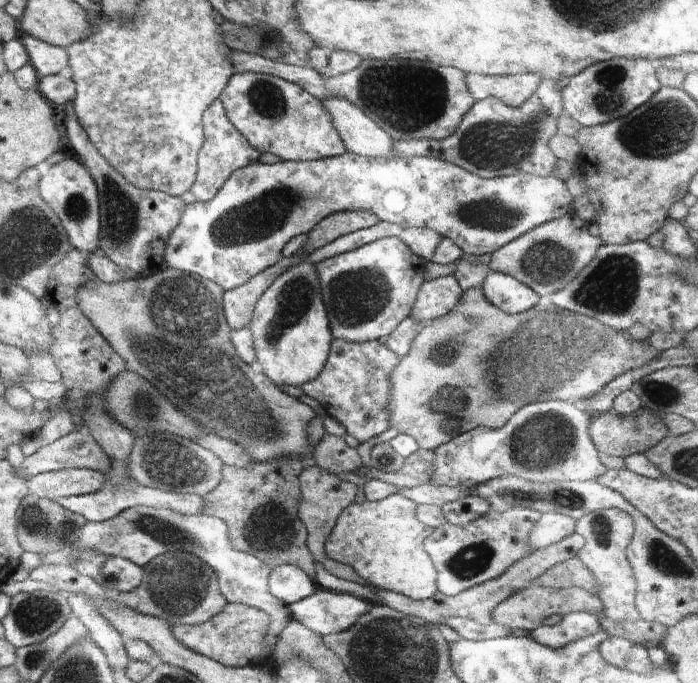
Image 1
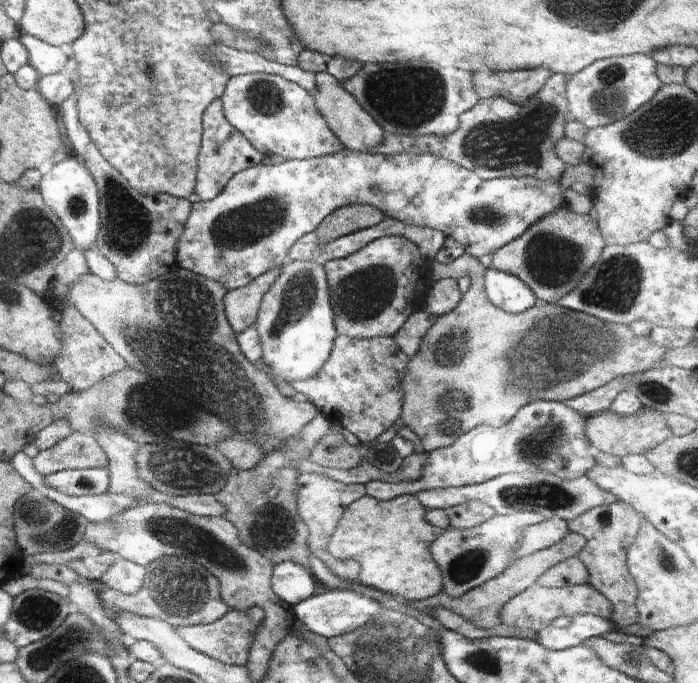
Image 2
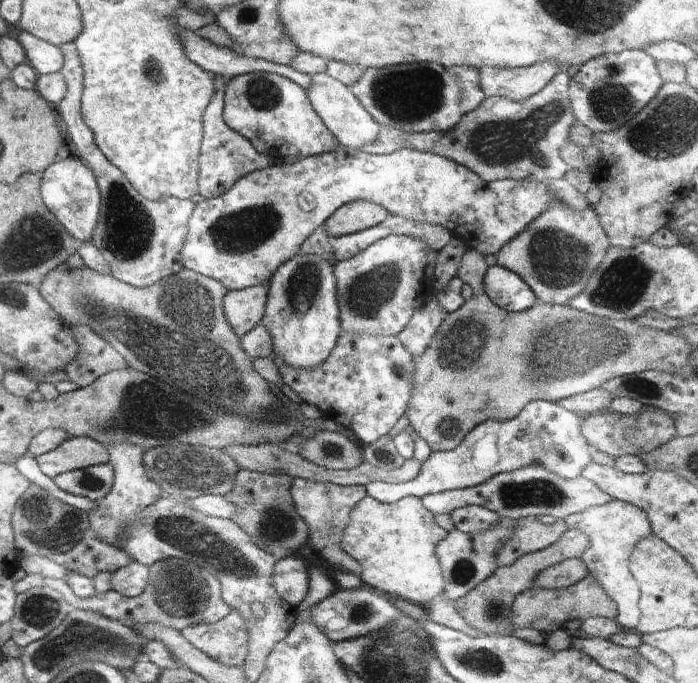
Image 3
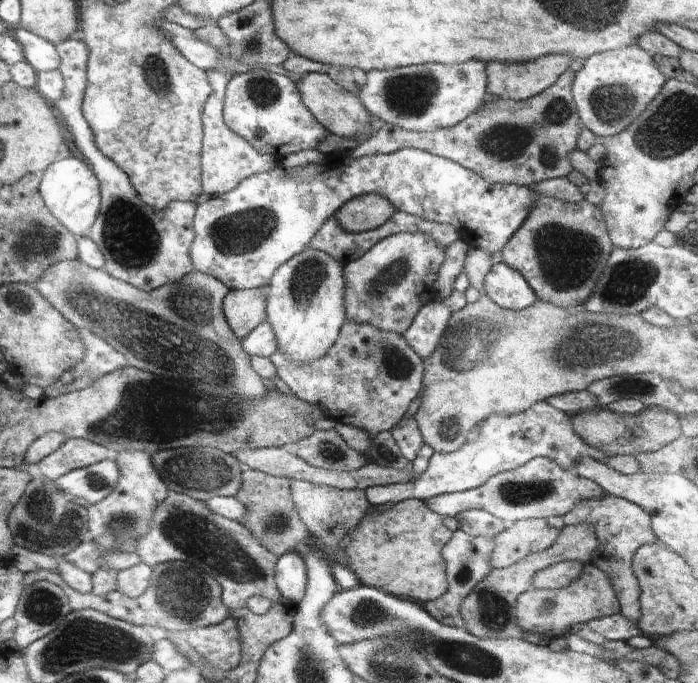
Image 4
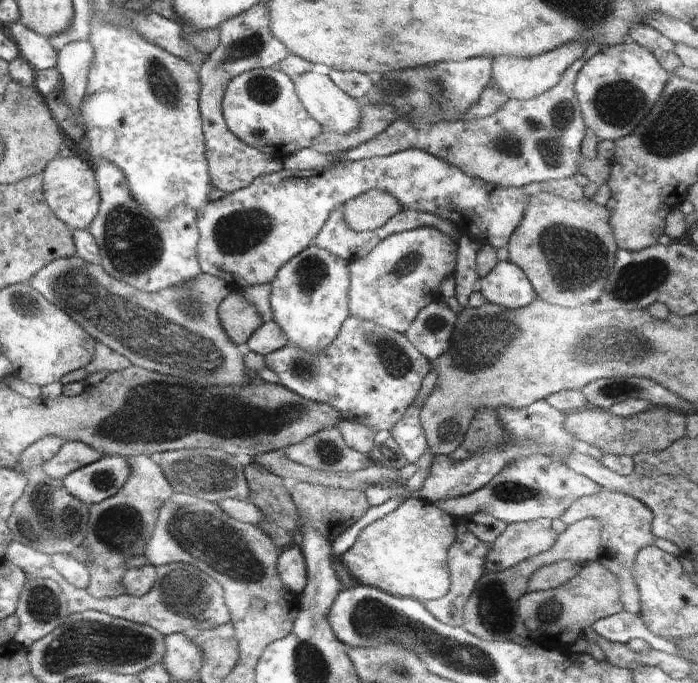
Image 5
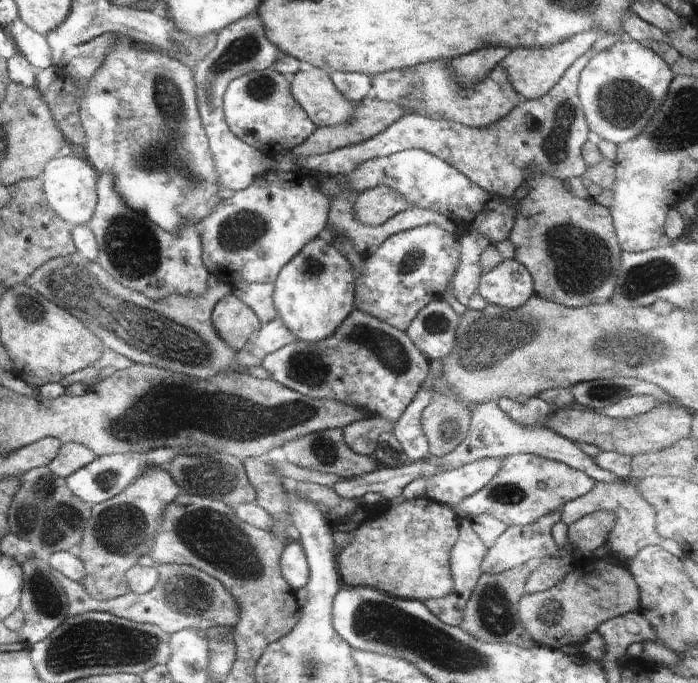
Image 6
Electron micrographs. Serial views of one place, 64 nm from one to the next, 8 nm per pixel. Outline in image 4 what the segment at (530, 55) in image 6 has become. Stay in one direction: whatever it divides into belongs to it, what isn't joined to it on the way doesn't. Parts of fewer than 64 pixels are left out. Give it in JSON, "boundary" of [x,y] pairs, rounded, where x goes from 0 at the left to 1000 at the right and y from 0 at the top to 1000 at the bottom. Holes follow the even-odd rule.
{"boundary":[[[785,82],[756,94],[696,94],[699,135],[739,149],[756,146],[794,123],[814,97],[817,85],[808,82]]]}

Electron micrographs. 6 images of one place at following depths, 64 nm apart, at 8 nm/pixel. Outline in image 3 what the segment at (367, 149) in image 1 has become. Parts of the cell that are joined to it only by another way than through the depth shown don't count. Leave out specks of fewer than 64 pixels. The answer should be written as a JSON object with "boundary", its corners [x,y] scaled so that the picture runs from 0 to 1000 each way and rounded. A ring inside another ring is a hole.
{"boundary":[[[454,107],[448,111],[447,124],[437,132],[447,160],[476,193],[486,212],[499,218],[517,220],[524,211],[539,206],[546,184],[543,184],[527,164],[514,152],[500,129],[476,111]]]}

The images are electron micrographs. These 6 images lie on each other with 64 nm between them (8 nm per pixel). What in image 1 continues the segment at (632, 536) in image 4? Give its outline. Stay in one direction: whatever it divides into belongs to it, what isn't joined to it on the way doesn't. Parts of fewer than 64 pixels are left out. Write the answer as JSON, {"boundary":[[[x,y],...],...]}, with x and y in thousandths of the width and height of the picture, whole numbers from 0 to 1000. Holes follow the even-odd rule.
{"boundary":[[[868,744],[841,751],[822,767],[822,780],[837,788],[837,799],[827,816],[848,837],[854,849],[854,871],[865,884],[867,900],[880,911],[908,911],[915,908],[910,887],[911,852],[900,820],[897,796],[908,782],[908,761],[888,744]]]}

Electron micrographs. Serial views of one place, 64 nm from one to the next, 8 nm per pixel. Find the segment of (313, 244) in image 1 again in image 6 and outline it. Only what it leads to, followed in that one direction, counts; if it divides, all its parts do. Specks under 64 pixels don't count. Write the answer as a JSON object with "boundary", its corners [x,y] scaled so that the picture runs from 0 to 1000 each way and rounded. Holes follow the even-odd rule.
{"boundary":[[[553,271],[513,283],[500,303],[506,322],[521,332],[547,329],[567,313],[590,305]]]}

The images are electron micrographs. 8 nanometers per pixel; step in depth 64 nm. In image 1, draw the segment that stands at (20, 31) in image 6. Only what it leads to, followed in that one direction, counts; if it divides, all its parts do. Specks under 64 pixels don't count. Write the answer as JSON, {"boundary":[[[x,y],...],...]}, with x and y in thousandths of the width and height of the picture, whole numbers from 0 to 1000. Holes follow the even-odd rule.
{"boundary":[[[44,51],[27,56],[42,83],[42,92],[56,114],[95,104],[100,81],[95,70],[62,61]]]}

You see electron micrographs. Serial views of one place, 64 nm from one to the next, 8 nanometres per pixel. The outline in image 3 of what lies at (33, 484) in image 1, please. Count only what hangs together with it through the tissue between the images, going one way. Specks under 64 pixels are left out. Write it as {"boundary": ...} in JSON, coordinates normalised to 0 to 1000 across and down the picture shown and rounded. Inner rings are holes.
{"boundary":[[[153,672],[146,679],[122,688],[96,690],[76,701],[80,713],[100,725],[140,734],[155,725],[162,709],[162,693]]]}

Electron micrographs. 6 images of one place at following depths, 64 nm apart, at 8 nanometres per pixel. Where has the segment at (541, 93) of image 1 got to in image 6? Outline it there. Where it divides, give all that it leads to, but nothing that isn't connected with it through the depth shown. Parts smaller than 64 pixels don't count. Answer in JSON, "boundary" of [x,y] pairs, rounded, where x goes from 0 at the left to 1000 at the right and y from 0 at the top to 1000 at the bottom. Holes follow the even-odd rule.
{"boundary":[[[848,76],[831,82],[808,105],[802,120],[785,138],[779,138],[777,143],[745,148],[734,163],[719,174],[713,174],[712,179],[702,180],[699,186],[670,186],[635,174],[620,176],[597,165],[580,163],[573,176],[564,179],[539,201],[468,225],[430,228],[430,231],[426,231],[426,240],[430,246],[440,247],[447,253],[484,256],[496,250],[504,250],[529,233],[556,230],[583,218],[603,218],[636,234],[643,243],[653,246],[670,264],[679,266],[701,284],[711,284],[716,288],[736,287],[739,278],[755,269],[761,259],[787,259],[805,266],[828,261],[840,252],[840,240],[834,234],[832,221],[837,208],[842,206],[840,199],[845,190],[840,187],[840,179],[837,179],[837,167],[834,167],[834,158],[831,158],[831,149],[828,149],[828,141],[825,141],[825,126],[828,126],[828,108],[845,85],[848,85]]]}

